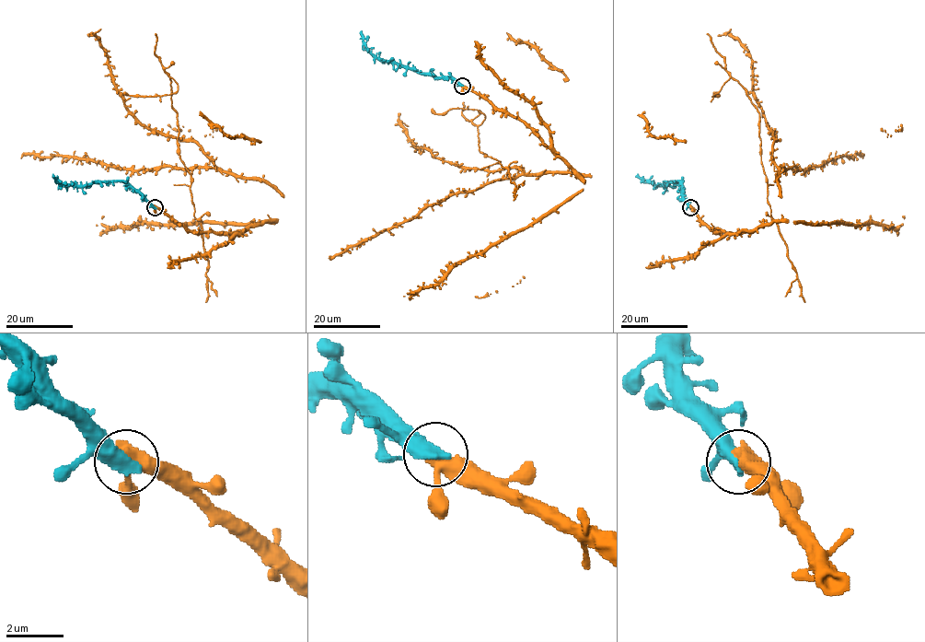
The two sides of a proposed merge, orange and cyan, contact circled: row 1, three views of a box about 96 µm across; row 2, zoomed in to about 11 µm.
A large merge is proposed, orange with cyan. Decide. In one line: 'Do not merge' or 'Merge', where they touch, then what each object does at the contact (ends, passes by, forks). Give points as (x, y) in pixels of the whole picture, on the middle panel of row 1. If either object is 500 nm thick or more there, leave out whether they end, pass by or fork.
Merge. Place: (462, 86)

